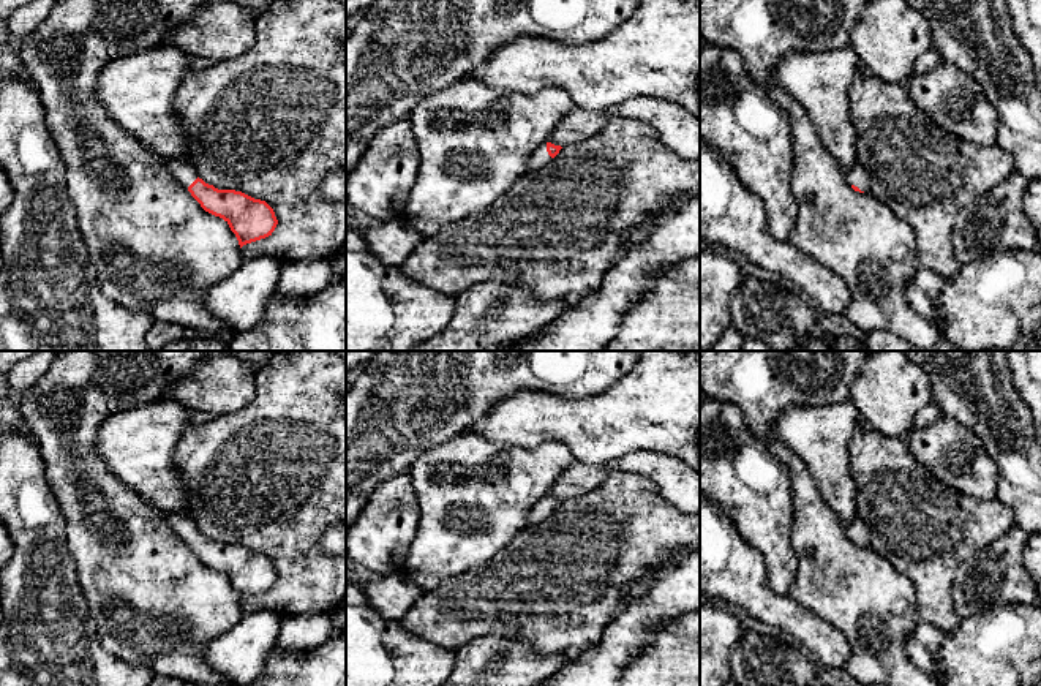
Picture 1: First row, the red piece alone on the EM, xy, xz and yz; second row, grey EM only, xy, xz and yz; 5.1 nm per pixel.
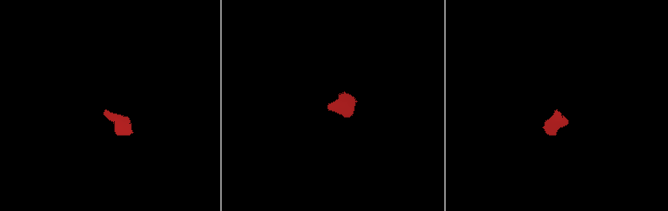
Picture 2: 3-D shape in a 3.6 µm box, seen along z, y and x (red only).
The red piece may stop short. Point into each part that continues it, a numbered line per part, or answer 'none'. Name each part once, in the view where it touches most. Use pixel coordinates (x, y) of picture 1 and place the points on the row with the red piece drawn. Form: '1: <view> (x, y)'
1: xz (541, 157)

